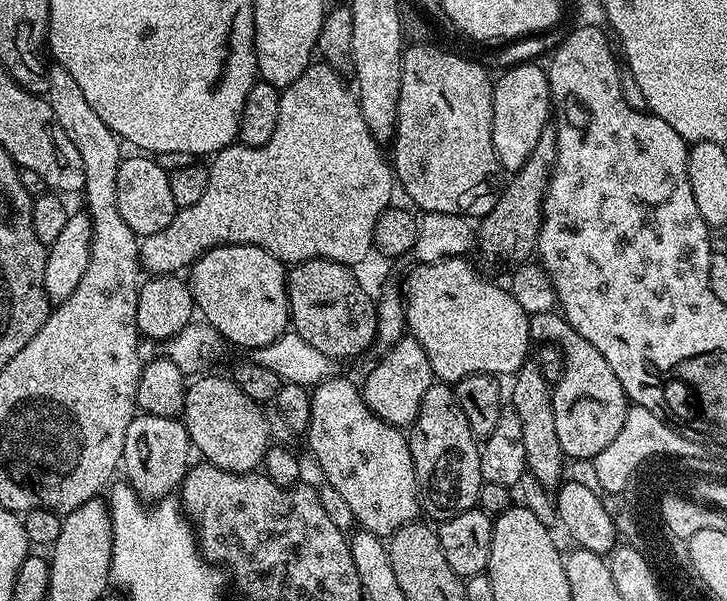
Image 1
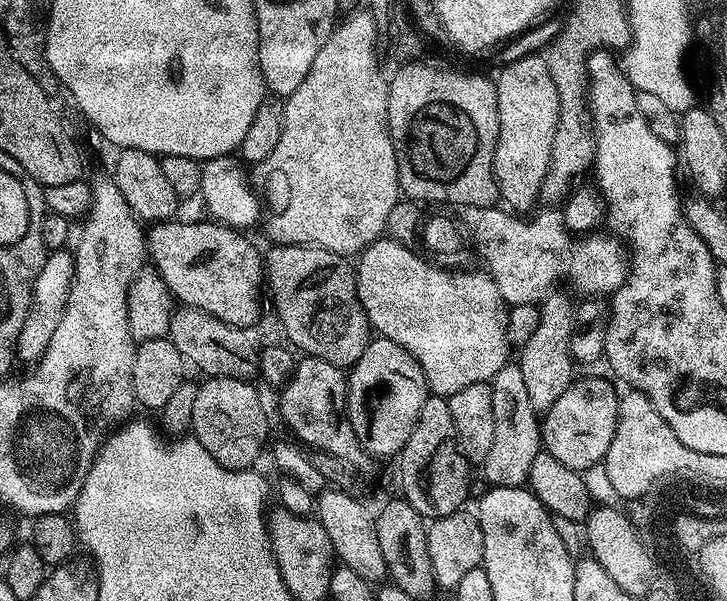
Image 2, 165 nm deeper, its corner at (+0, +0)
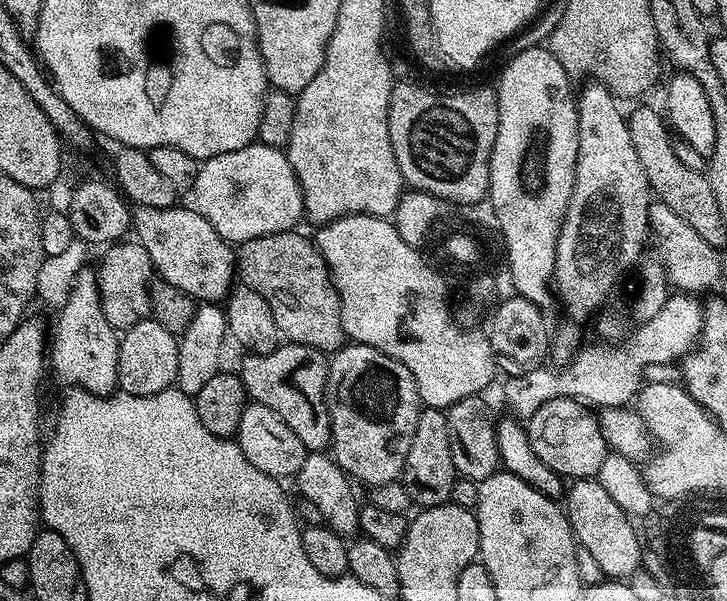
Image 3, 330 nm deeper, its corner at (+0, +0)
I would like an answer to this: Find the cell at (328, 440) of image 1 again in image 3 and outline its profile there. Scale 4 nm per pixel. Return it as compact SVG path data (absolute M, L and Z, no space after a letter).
M281 343L270 354L248 354L238 367L238 375L249 397L270 406L304 444L309 453L324 452L332 443L332 423L328 413L328 360L325 353L310 346Z

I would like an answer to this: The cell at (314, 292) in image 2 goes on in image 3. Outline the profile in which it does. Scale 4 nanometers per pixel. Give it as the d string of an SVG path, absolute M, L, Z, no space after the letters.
M296 230L272 233L241 243L236 252L236 272L247 287L266 298L285 341L331 354L346 343L340 296L319 248L309 237L307 240L298 233Z

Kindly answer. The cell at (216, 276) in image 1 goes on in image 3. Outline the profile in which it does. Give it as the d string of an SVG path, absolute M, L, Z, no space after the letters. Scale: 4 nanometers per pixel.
M133 207L131 223L136 230L135 239L150 254L150 262L159 279L170 282L196 302L220 302L234 287L236 252L233 245L223 240L214 226L195 207L155 208Z

